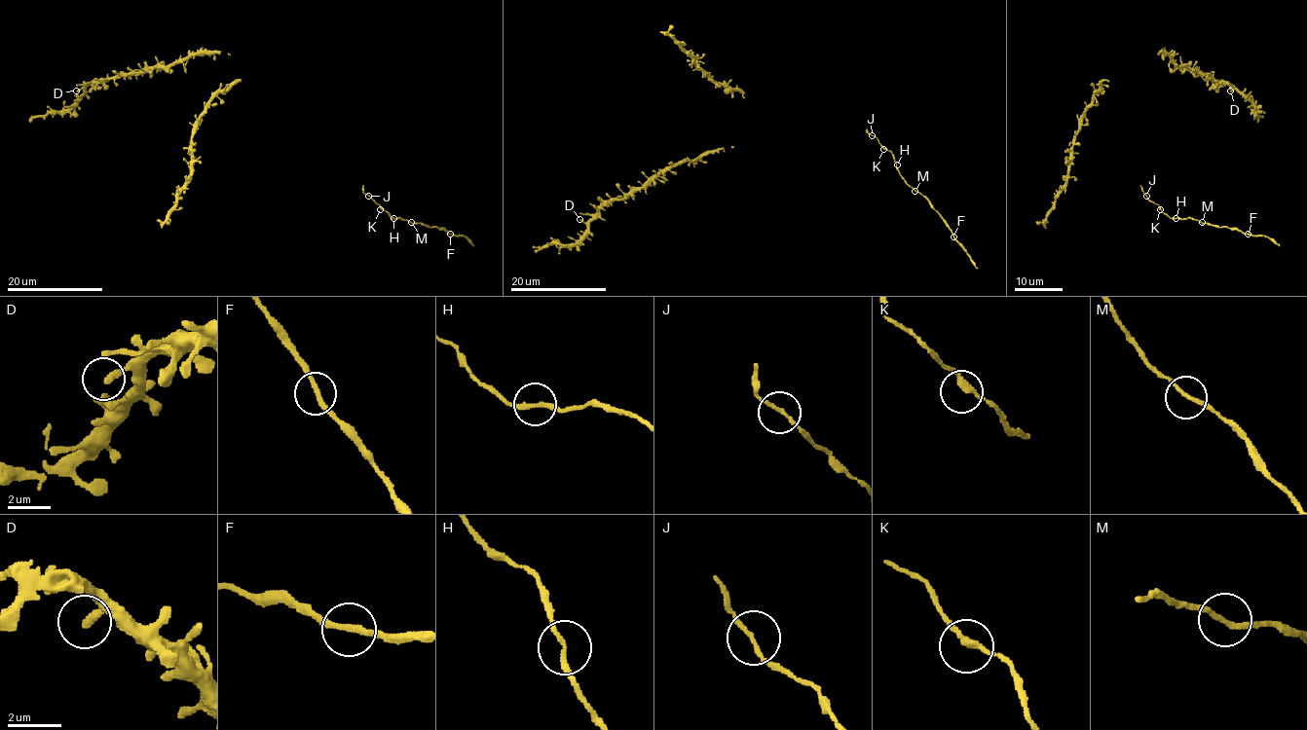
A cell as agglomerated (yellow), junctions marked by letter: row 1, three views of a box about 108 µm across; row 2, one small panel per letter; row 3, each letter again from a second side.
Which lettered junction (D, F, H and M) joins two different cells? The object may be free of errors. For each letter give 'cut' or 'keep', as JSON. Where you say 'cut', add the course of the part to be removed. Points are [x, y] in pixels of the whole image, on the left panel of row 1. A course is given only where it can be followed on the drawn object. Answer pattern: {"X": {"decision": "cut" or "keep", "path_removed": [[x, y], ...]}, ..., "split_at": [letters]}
{"D": {"decision": "keep"}, "F": {"decision": "keep"}, "H": {"decision": "keep"}, "M": {"decision": "keep"}, "split_at": []}

